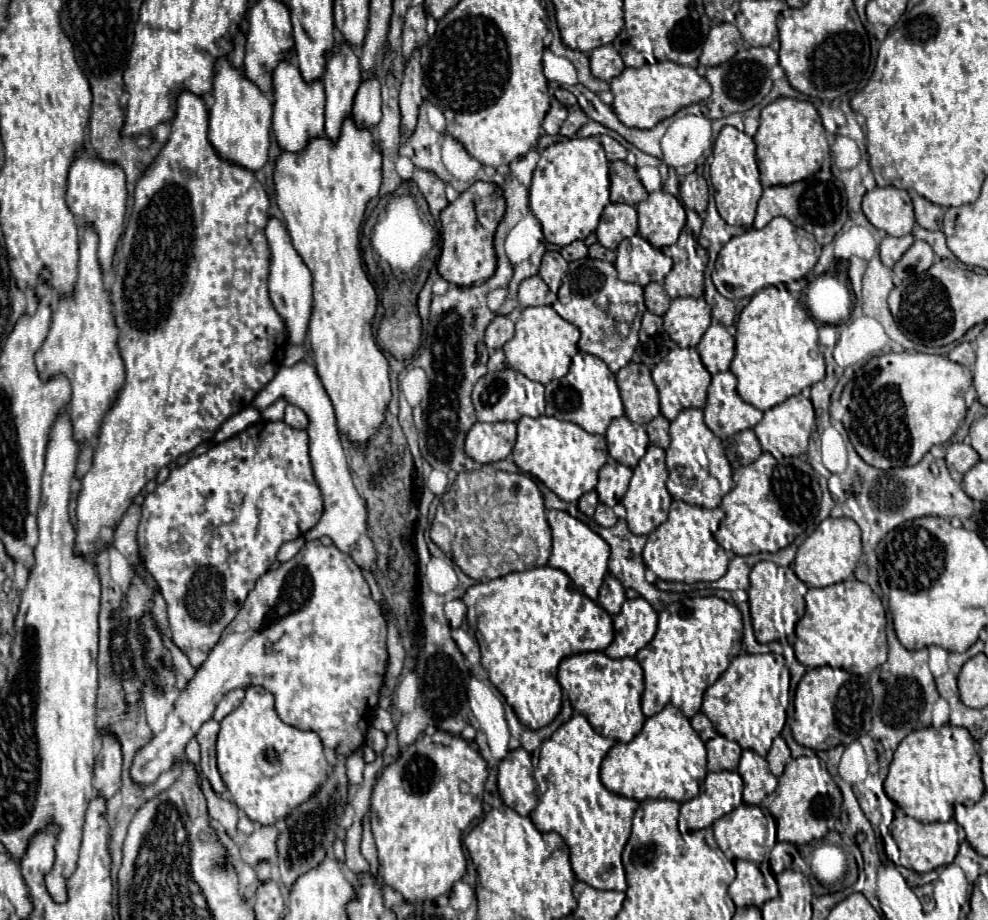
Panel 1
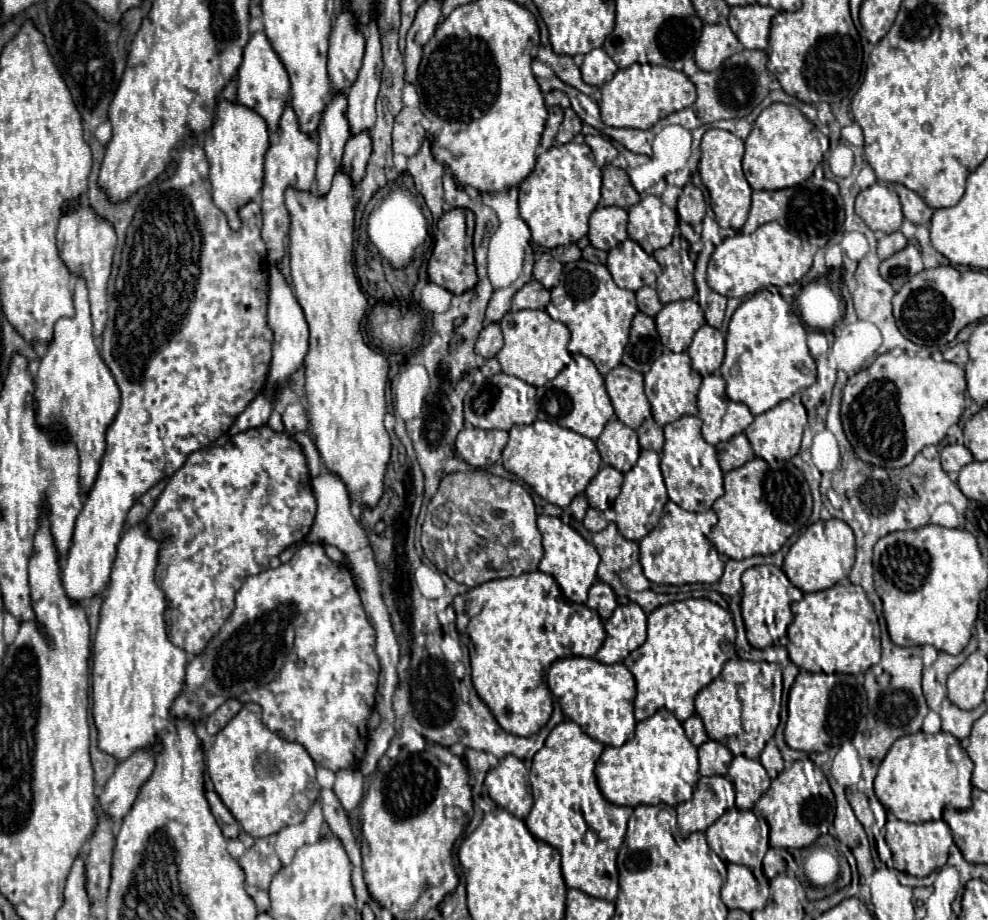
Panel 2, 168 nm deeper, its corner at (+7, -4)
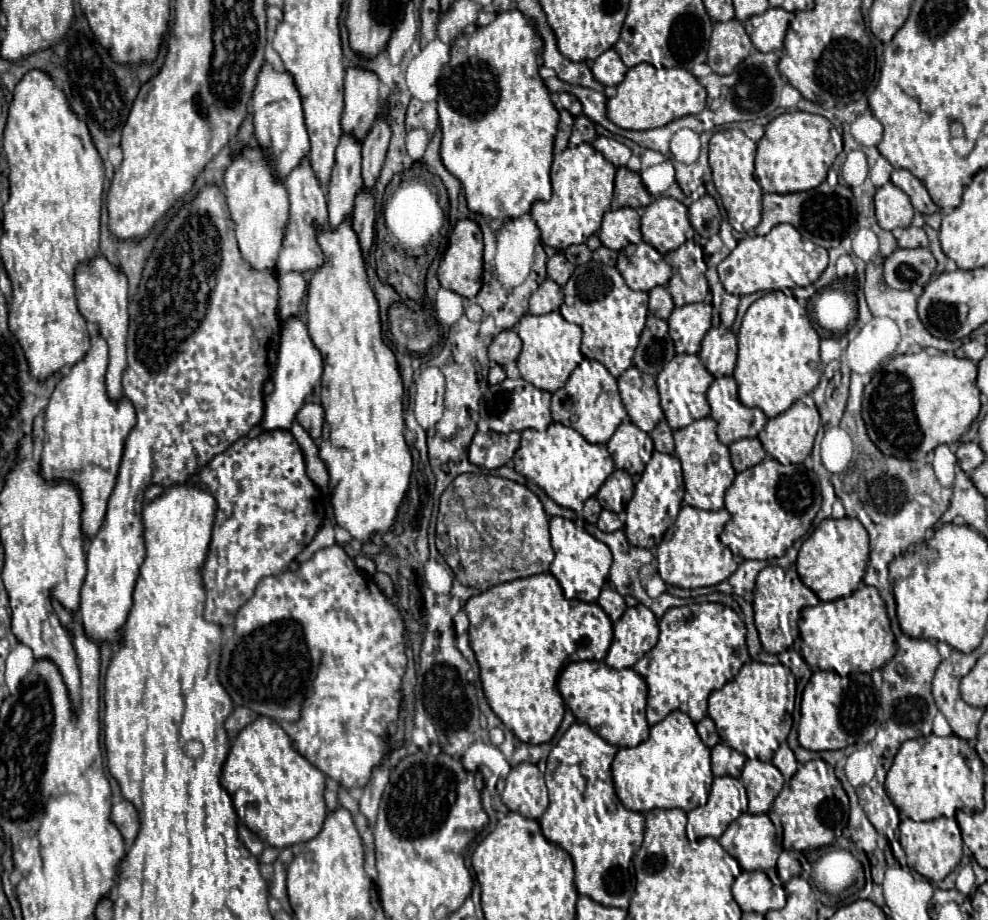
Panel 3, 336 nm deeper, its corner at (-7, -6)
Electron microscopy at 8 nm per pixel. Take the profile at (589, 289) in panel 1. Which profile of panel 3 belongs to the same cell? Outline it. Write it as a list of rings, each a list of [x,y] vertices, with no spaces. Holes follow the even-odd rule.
[[[586,262],[574,270],[574,302],[562,304],[560,314],[582,328],[582,354],[602,362],[608,372],[618,378],[632,366],[632,356],[640,340],[648,316],[648,292],[634,292],[626,286],[620,272],[602,262]]]

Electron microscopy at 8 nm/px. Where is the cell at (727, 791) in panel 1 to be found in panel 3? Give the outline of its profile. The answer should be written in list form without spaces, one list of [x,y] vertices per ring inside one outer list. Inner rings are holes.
[[[720,776],[712,782],[708,802],[690,810],[687,822],[698,838],[720,838],[728,824],[747,810],[747,793],[740,780],[732,776]]]

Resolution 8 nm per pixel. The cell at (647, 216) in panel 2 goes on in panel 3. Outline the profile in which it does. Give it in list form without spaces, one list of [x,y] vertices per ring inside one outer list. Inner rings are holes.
[[[660,196],[644,208],[642,238],[660,254],[666,254],[686,242],[684,234],[690,226],[688,208],[674,198]]]

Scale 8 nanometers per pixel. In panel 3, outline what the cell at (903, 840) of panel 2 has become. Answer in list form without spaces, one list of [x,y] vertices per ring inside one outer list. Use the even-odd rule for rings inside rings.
[[[906,818],[900,826],[900,844],[906,852],[908,866],[930,882],[944,880],[950,872],[956,870],[962,858],[962,836],[954,818],[936,818],[928,822],[914,822]]]

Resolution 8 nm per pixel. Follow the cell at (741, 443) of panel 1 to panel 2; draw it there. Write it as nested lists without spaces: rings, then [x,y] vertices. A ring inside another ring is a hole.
[[[736,434],[734,438],[720,442],[716,446],[716,452],[718,452],[718,462],[720,462],[722,472],[740,468],[742,464],[746,464],[754,458],[754,452],[752,452],[752,446],[750,446],[746,434]]]

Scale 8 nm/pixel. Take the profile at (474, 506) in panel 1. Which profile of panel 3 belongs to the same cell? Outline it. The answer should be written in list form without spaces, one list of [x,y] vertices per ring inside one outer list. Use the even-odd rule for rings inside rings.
[[[460,474],[444,490],[436,522],[436,548],[456,574],[458,582],[462,582],[464,586],[478,588],[482,592],[502,582],[548,572],[550,562],[554,560],[554,550],[550,546],[548,532],[548,516],[538,496],[526,486],[494,474]]]

